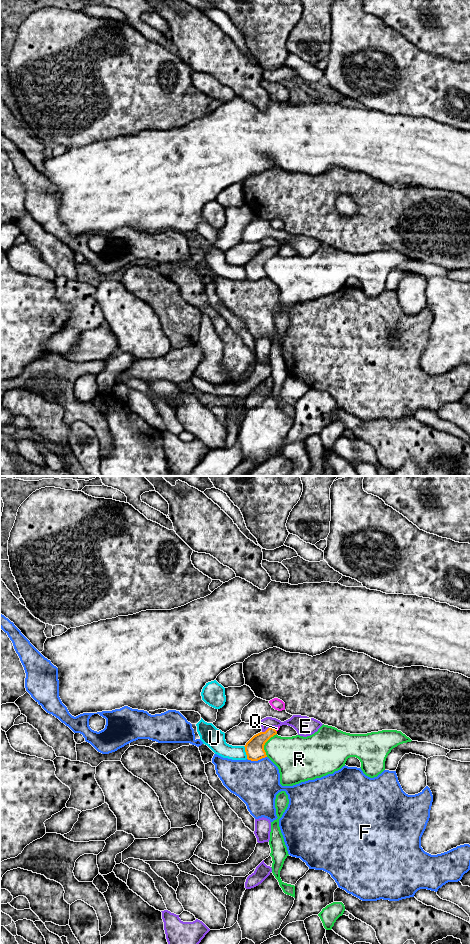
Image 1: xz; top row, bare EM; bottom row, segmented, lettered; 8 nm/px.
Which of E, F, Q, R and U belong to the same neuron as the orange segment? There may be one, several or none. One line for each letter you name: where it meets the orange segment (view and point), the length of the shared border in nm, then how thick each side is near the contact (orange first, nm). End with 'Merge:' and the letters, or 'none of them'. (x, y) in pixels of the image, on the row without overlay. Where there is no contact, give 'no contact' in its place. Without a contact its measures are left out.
Q: meets orange in xz at (274, 249); contact 50 nm long; 160 nm thick on the orange side, 30 nm on the other
Merge: Q

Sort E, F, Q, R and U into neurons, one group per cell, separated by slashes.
E / F / Q / R / U

